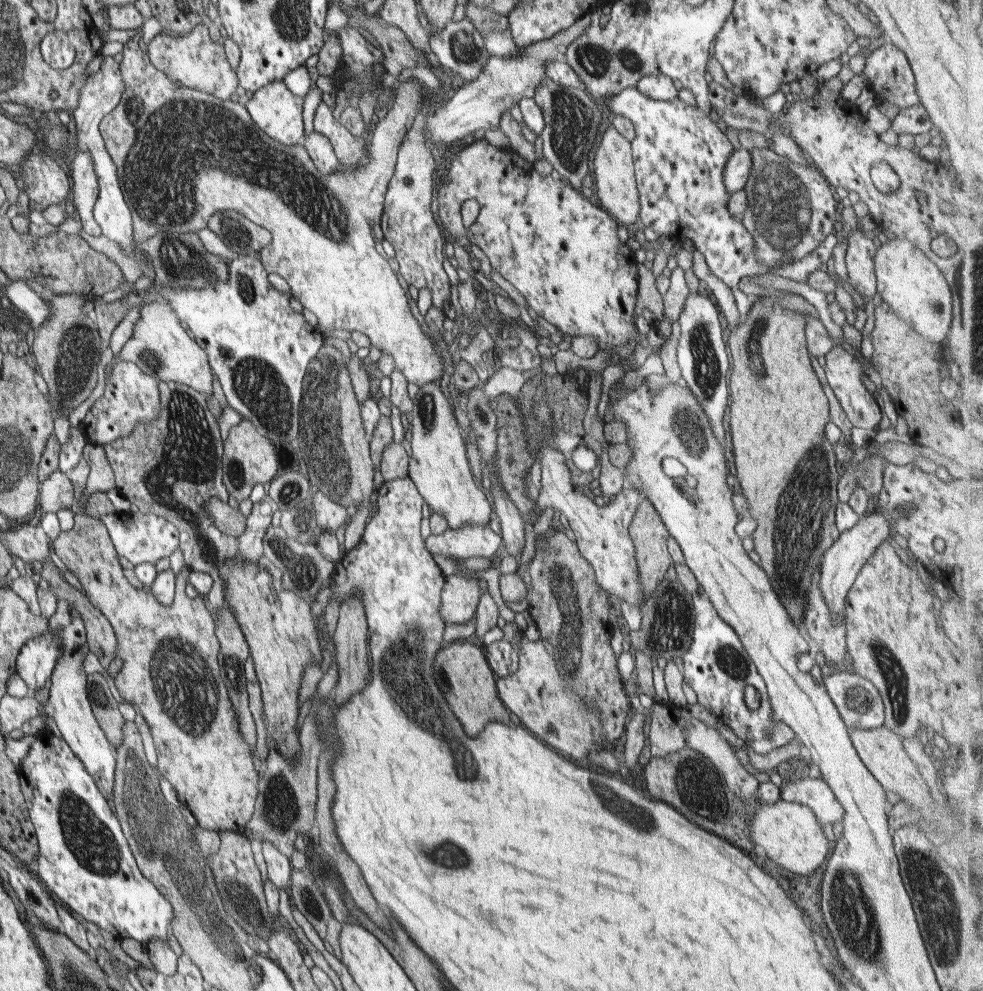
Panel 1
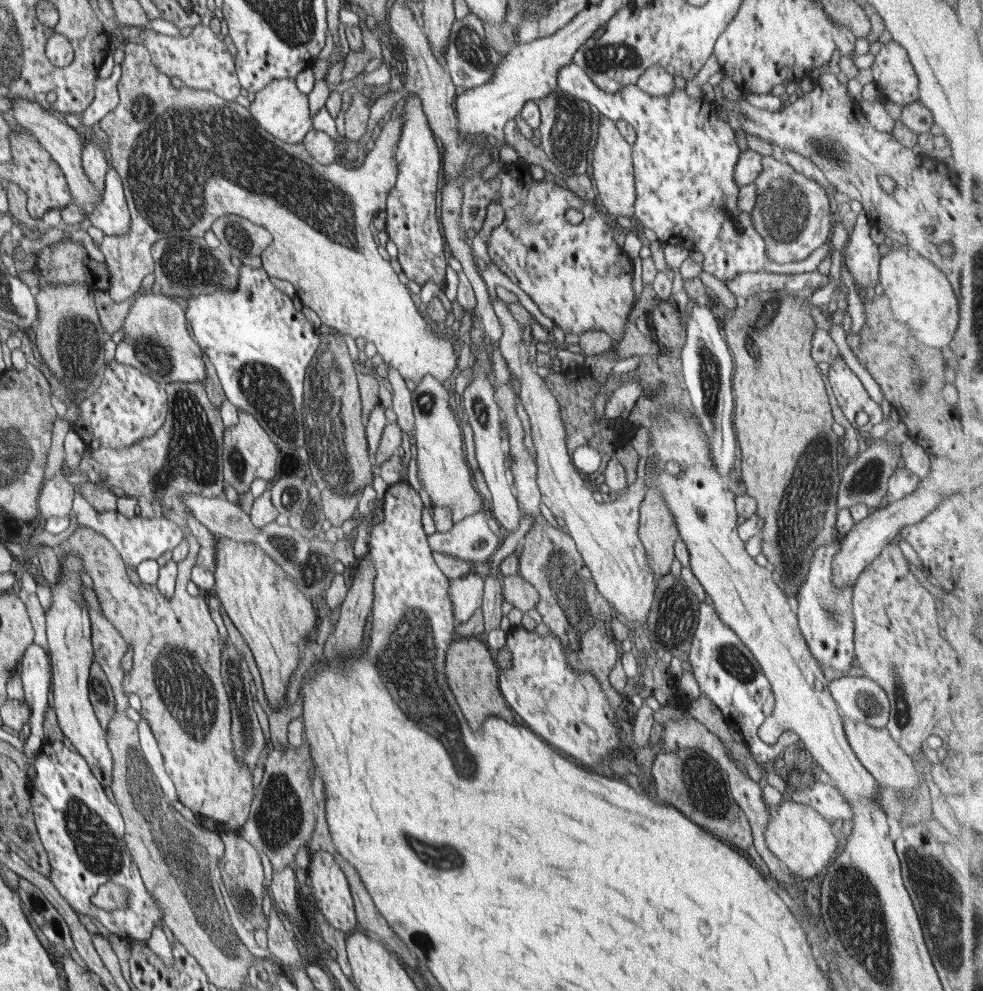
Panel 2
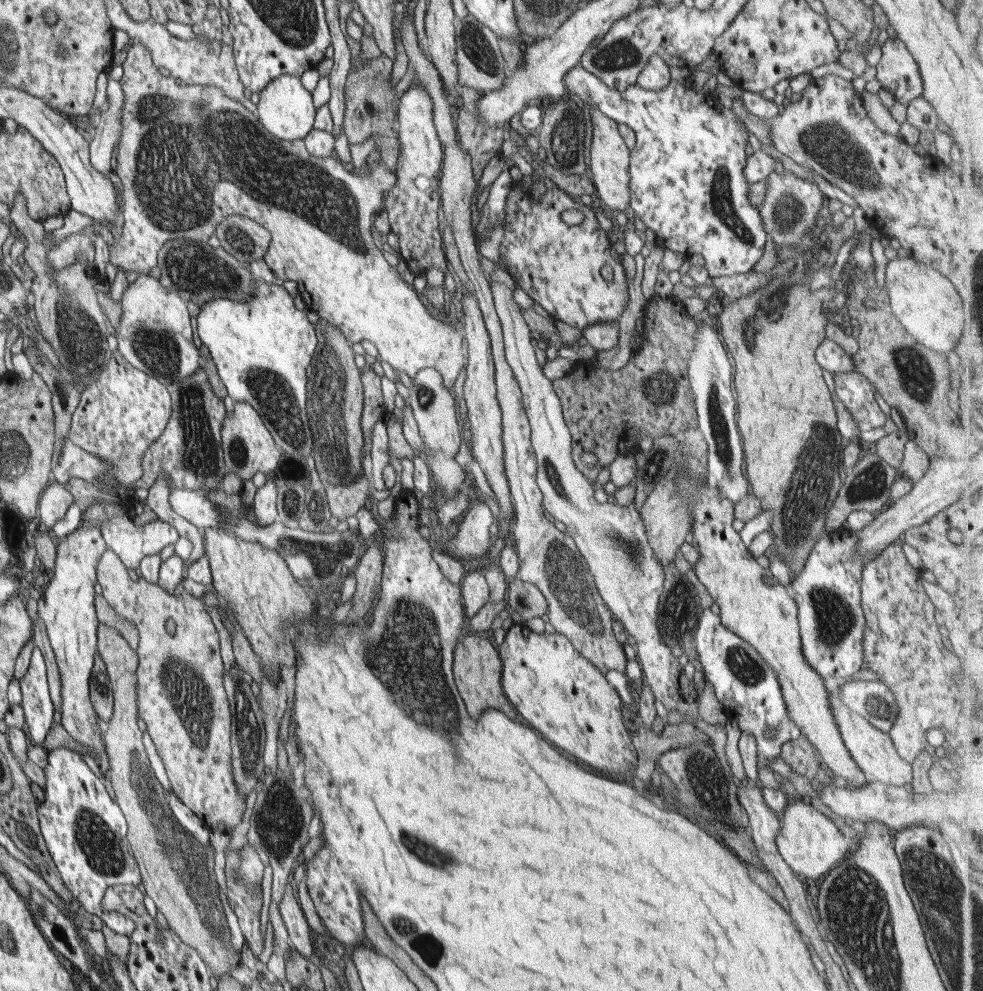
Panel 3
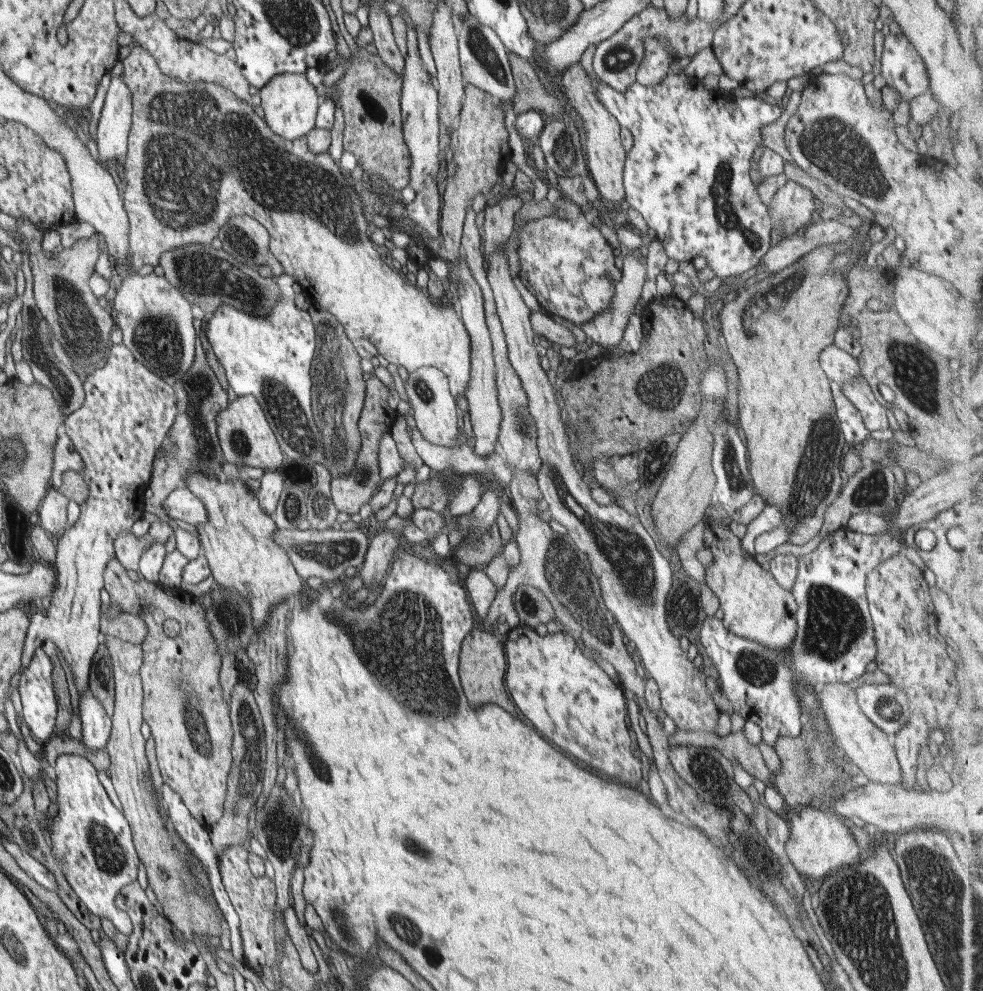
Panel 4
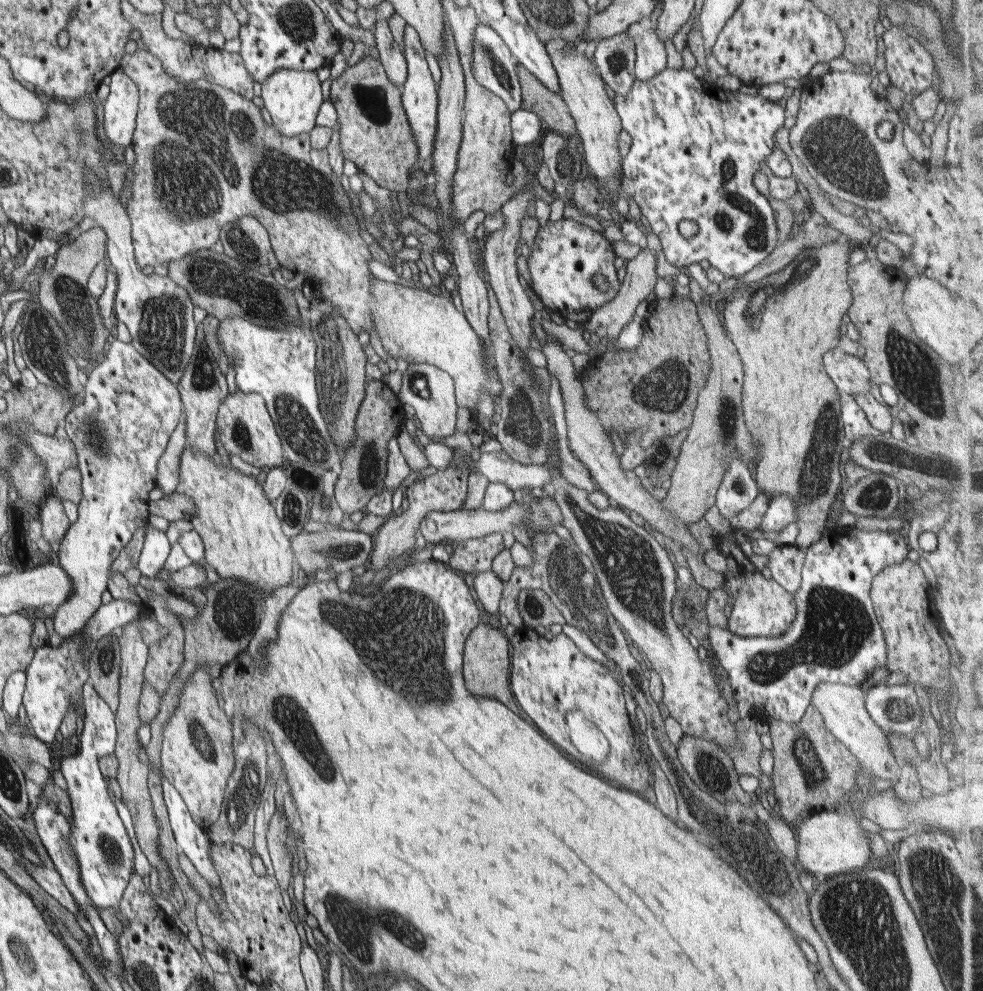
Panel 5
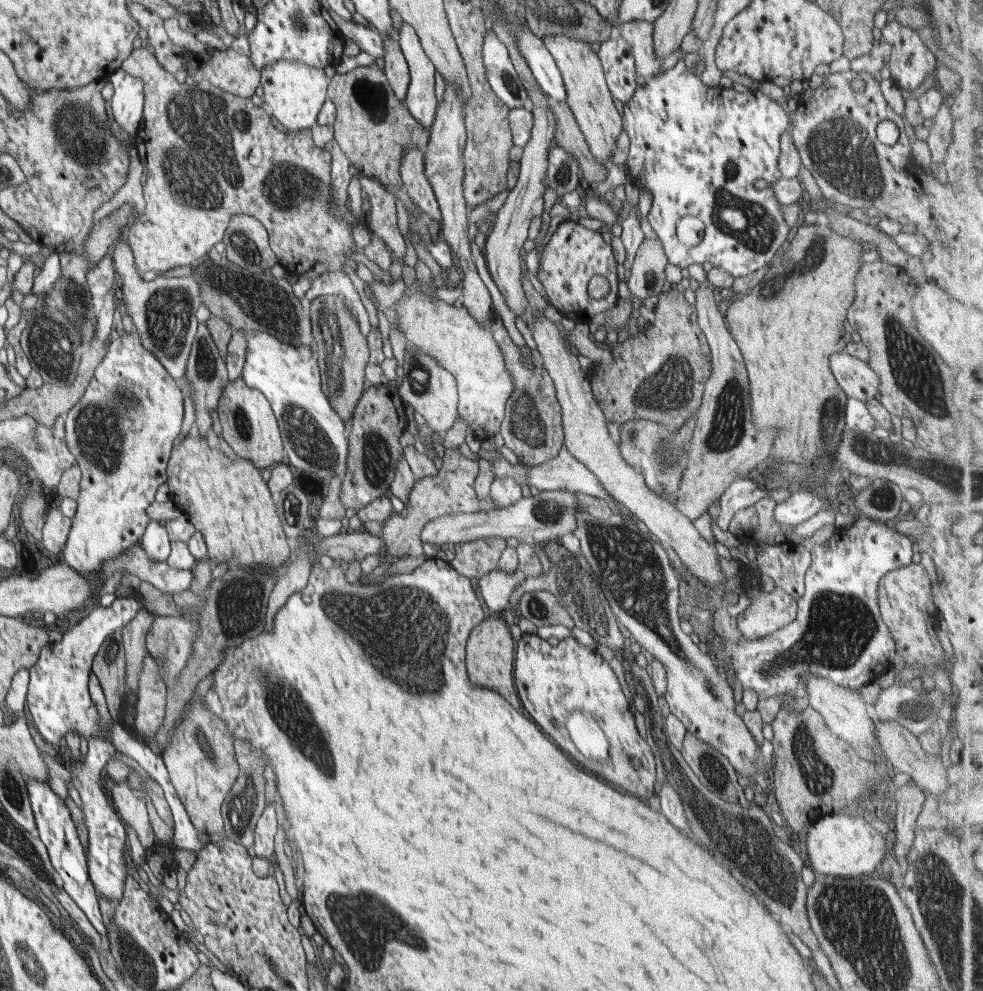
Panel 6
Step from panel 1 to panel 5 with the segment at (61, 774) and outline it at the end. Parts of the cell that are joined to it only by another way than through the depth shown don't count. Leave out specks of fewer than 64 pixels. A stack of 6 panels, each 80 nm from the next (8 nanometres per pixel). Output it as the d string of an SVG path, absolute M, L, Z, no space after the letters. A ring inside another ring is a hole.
M88 680L82 691L84 702L84 727L81 733L80 748L68 752L61 758L60 770L66 779L68 796L72 802L72 814L68 818L71 824L70 846L79 858L81 881L95 907L113 908L122 926L127 925L125 916L119 913L119 902L127 888L130 877L134 874L134 849L126 828L116 812L116 806L110 800L106 790L104 776L100 774L98 762L102 756L115 753L117 726L115 714L108 704L98 696L94 686Z

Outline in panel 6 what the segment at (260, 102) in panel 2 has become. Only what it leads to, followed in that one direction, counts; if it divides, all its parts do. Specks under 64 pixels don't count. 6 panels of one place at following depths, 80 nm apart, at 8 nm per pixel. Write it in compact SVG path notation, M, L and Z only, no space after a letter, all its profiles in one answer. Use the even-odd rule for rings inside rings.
M276 61L261 72L260 86L264 89L264 108L274 122L289 133L308 130L317 125L317 117L327 100L330 79L323 68L298 61Z

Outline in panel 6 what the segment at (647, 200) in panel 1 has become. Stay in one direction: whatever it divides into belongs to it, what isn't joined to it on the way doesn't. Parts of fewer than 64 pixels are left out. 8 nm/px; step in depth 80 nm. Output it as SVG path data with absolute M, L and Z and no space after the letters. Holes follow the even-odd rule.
M679 60L677 65L672 69L668 69L664 74L654 76L647 80L645 86L637 86L632 99L628 103L623 104L623 125L624 130L627 132L630 138L630 151L627 157L629 176L631 182L639 188L648 188L652 192L653 201L652 208L646 218L654 233L662 241L666 256L670 264L686 268L690 264L704 264L704 262L710 262L716 268L722 268L732 274L732 276L747 276L756 272L762 266L766 266L776 255L779 254L787 245L790 237L793 234L786 222L784 216L782 216L781 202L778 202L776 196L774 196L774 189L772 184L777 182L782 177L780 169L778 169L778 157L780 157L780 139L782 133L785 133L789 128L789 111L785 107L784 103L774 101L768 96L764 96L759 90L754 94L743 94L742 92L736 92L734 90L722 90L722 88L714 87L709 88L702 84L701 78L692 74L692 72L686 69L683 60ZM754 180L765 180L768 182L767 187L763 189L756 189L754 187ZM686 216L692 216L699 218L705 226L705 236L701 243L698 245L687 247L676 237L676 228L680 220Z

